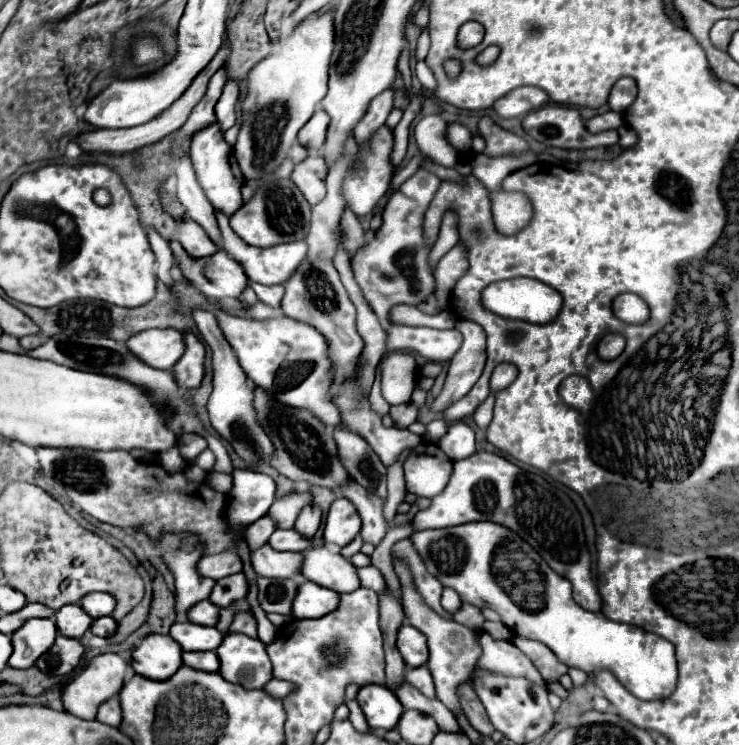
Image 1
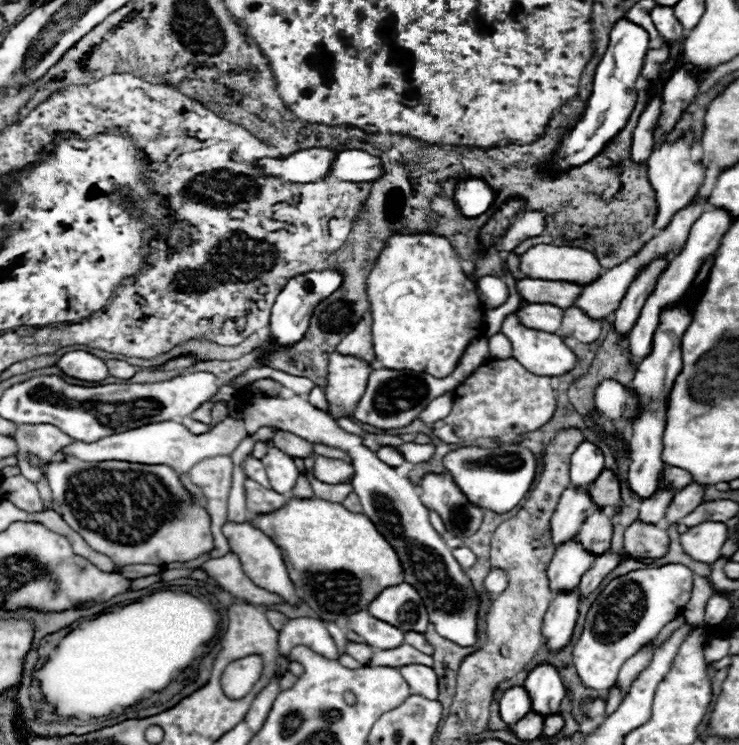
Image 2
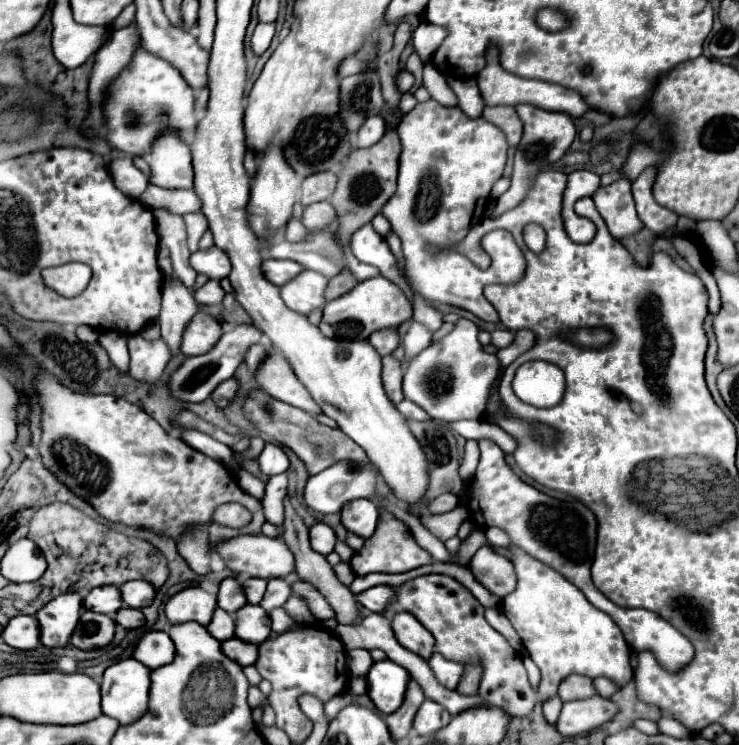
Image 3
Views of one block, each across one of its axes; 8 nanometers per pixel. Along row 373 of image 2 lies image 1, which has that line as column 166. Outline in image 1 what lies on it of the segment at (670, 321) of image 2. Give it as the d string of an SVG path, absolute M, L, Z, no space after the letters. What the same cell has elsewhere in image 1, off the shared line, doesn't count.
M146 636L132 652L132 668L136 674L154 680L168 680L182 666L182 650L170 636Z

